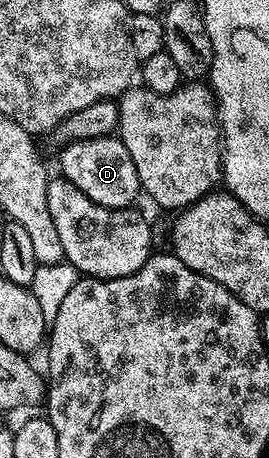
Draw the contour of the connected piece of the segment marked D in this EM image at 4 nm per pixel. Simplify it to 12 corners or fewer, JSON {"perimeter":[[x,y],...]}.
{"perimeter":[[119,136],[71,141],[59,172],[102,207],[141,196]]}

